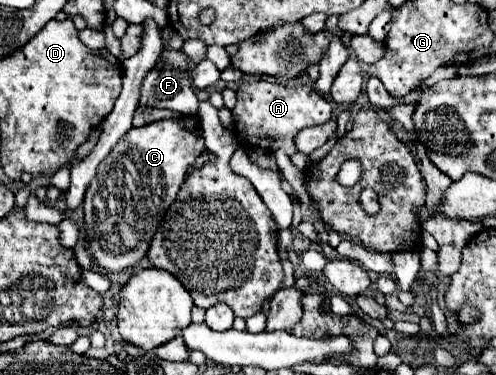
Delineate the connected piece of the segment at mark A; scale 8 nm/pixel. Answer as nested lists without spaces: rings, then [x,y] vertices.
[[[335,35],[329,49],[325,51],[325,55],[321,59],[321,75],[315,83],[299,85],[299,87],[273,83],[267,79],[241,83],[241,87],[237,89],[237,105],[233,109],[235,129],[239,129],[239,133],[247,135],[249,145],[255,145],[259,149],[269,149],[269,151],[281,149],[287,155],[295,155],[297,153],[295,137],[299,135],[299,131],[305,127],[323,125],[331,119],[331,113],[333,113],[333,105],[329,99],[331,85],[333,85],[333,79],[337,77],[339,69],[347,61],[347,57],[349,57],[347,49],[343,47],[341,39]]]

